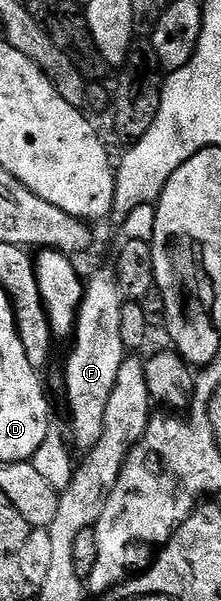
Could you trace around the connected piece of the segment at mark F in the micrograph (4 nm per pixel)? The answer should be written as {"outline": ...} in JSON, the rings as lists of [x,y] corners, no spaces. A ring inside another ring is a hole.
{"outline":[[[113,268],[100,270],[91,281],[89,278],[85,282],[82,306],[78,308],[78,322],[74,325],[74,346],[66,361],[66,401],[70,404],[68,437],[75,450],[88,451],[97,443],[108,398],[112,396],[112,387],[116,387],[116,375],[120,375],[122,362],[128,356],[128,350],[120,339],[120,311],[123,304],[122,290],[118,288],[118,277]]]}

